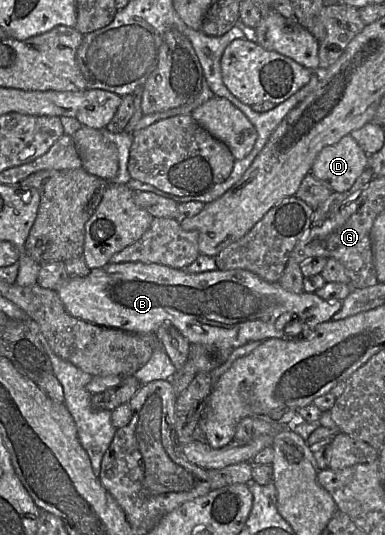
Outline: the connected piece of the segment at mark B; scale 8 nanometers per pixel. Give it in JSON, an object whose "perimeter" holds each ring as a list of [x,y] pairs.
{"perimeter":[[[139,262],[116,264],[108,263],[103,267],[90,270],[89,274],[84,277],[69,278],[68,281],[56,292],[61,299],[66,311],[70,315],[100,327],[119,329],[127,333],[133,333],[137,335],[146,335],[155,333],[155,331],[162,325],[172,325],[189,341],[190,344],[216,344],[224,347],[231,347],[232,349],[241,347],[253,341],[263,341],[268,338],[278,339],[278,332],[280,330],[279,326],[282,324],[282,322],[279,322],[279,318],[281,318],[285,314],[291,314],[291,316],[296,317],[300,324],[300,333],[298,334],[298,336],[287,338],[286,340],[304,340],[313,332],[318,324],[330,321],[332,316],[337,313],[342,306],[342,300],[324,300],[319,298],[315,293],[294,293],[281,287],[279,282],[267,282],[260,278],[258,275],[244,269],[231,269],[226,271],[216,269],[214,271],[207,271],[195,274],[188,273],[184,269],[173,269],[163,265],[153,263],[145,264]]]}

